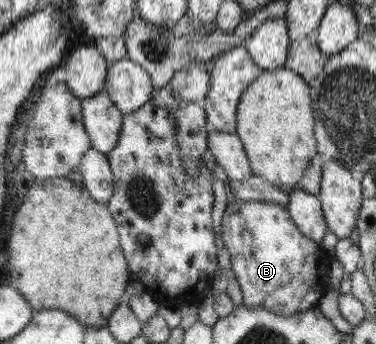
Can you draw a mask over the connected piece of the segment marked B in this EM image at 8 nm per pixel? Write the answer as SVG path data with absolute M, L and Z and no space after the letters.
M231 198L221 227L221 236L230 251L231 269L241 286L245 307L290 316L317 307L328 292L328 282L320 275L328 271L330 257L326 253L322 255L320 244L306 237L294 225L284 206L264 200Z

